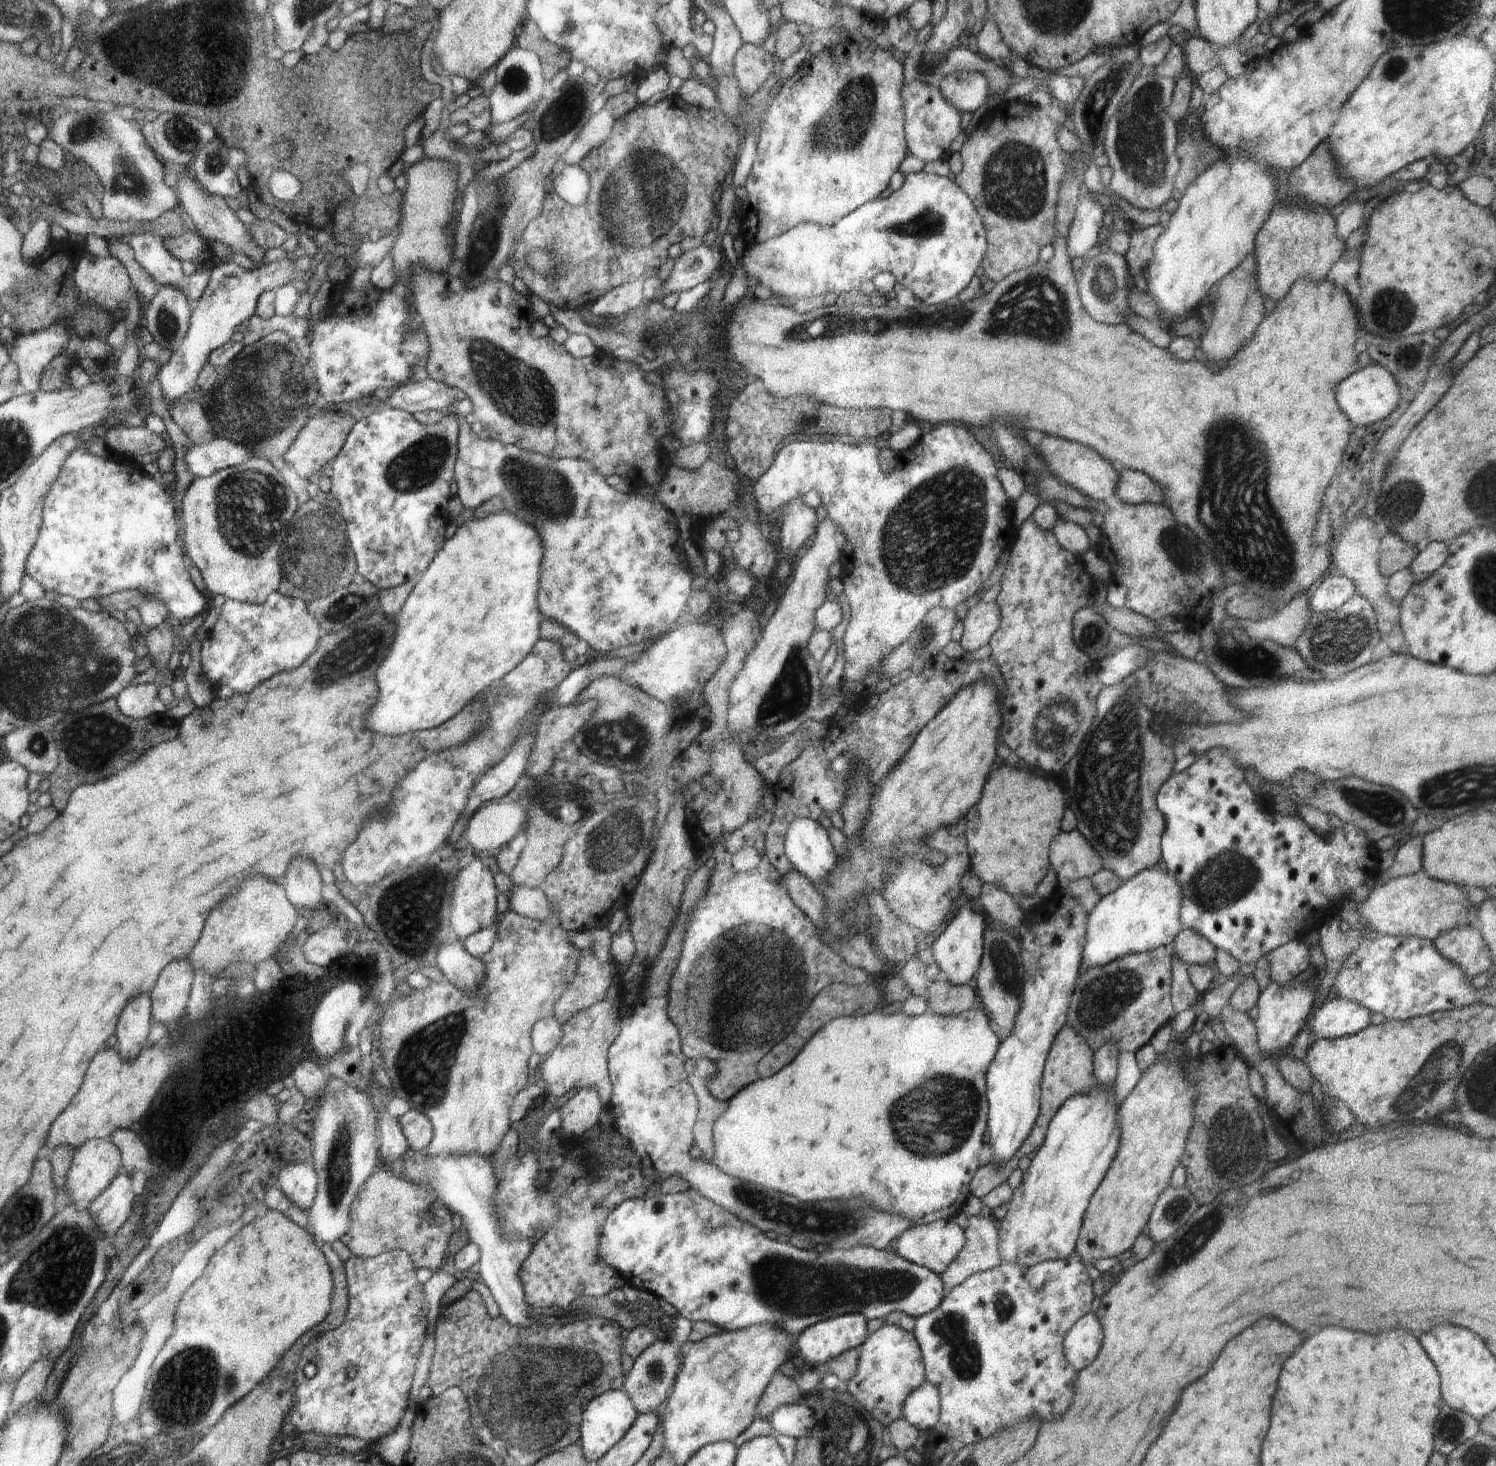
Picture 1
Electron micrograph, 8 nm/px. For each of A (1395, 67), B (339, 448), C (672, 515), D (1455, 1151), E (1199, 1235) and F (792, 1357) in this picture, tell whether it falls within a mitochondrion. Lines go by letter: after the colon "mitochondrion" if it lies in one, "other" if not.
A: mitochondrion
B: other
C: other
D: other
E: mitochondrion
F: other

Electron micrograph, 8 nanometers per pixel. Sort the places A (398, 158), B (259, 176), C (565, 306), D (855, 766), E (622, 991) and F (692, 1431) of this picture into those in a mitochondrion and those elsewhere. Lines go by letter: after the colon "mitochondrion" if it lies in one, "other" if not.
A: other
B: other
C: other
D: other
E: other
F: other

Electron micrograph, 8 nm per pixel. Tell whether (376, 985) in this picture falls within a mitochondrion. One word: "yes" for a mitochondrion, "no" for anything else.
no

